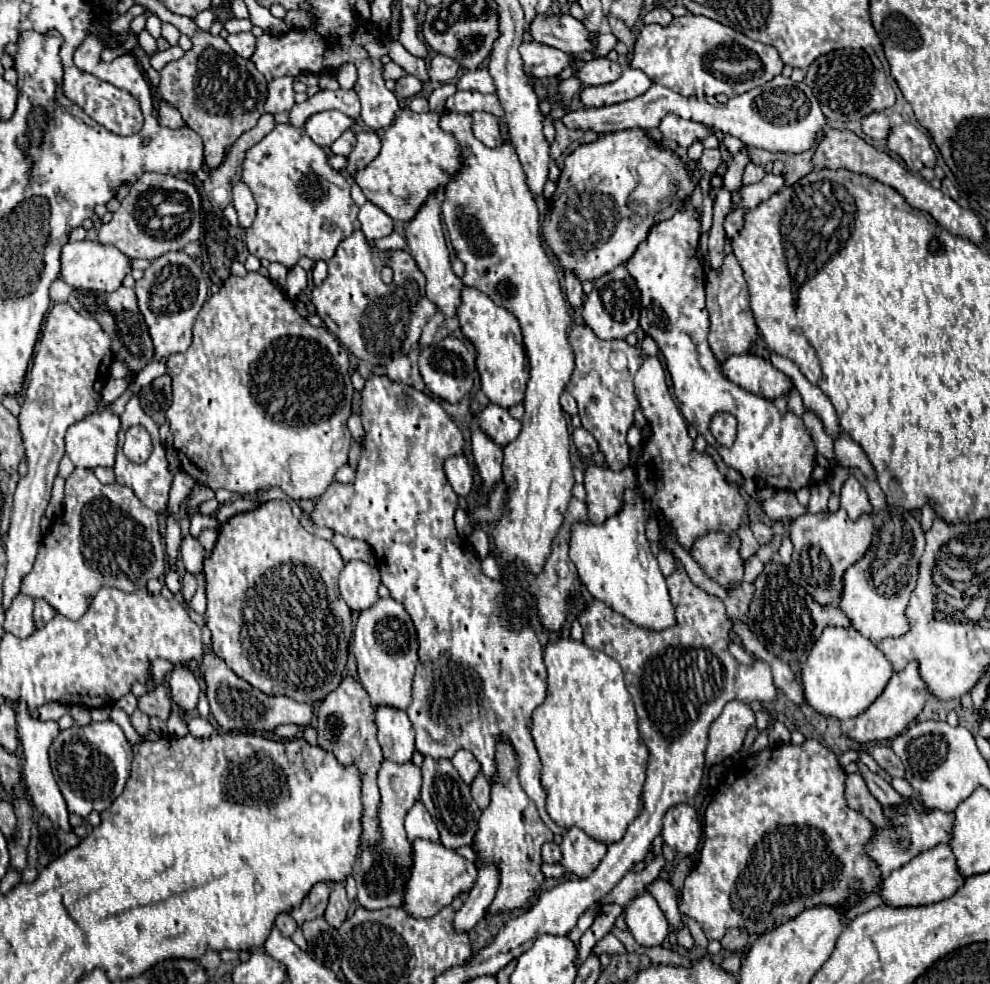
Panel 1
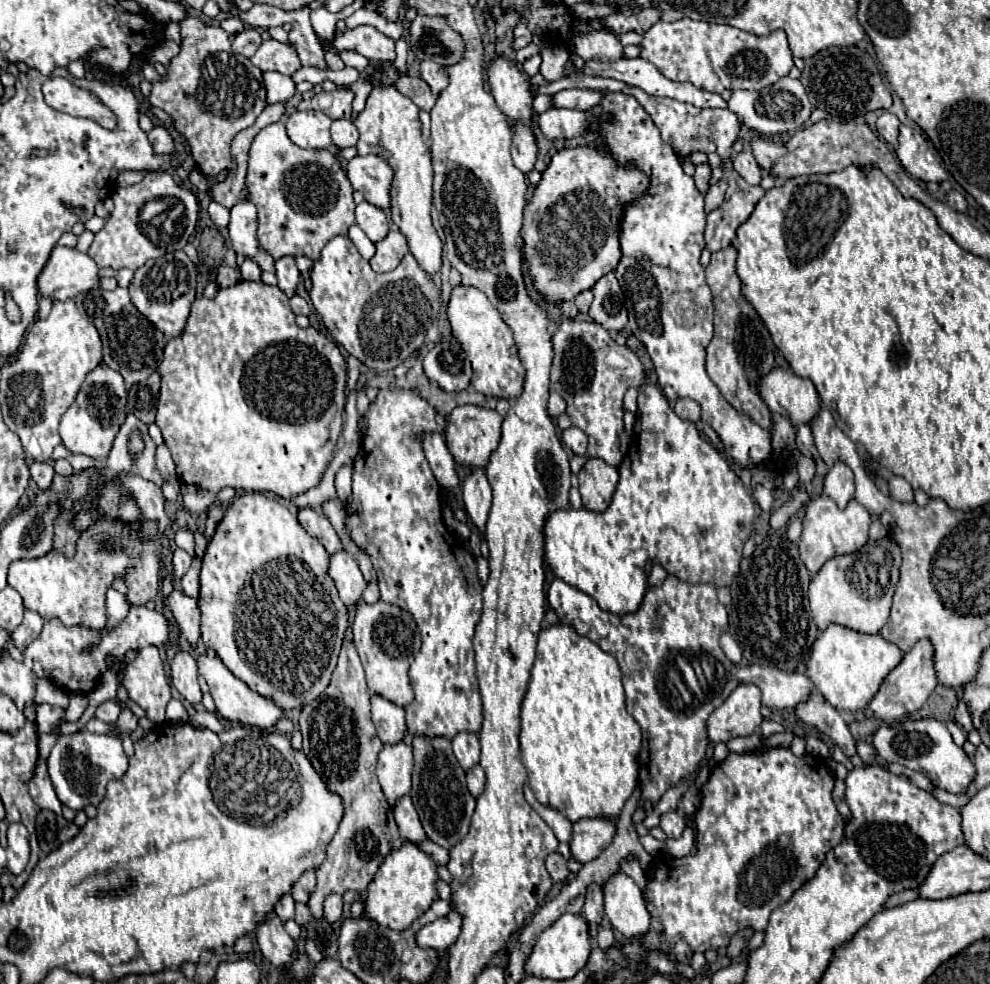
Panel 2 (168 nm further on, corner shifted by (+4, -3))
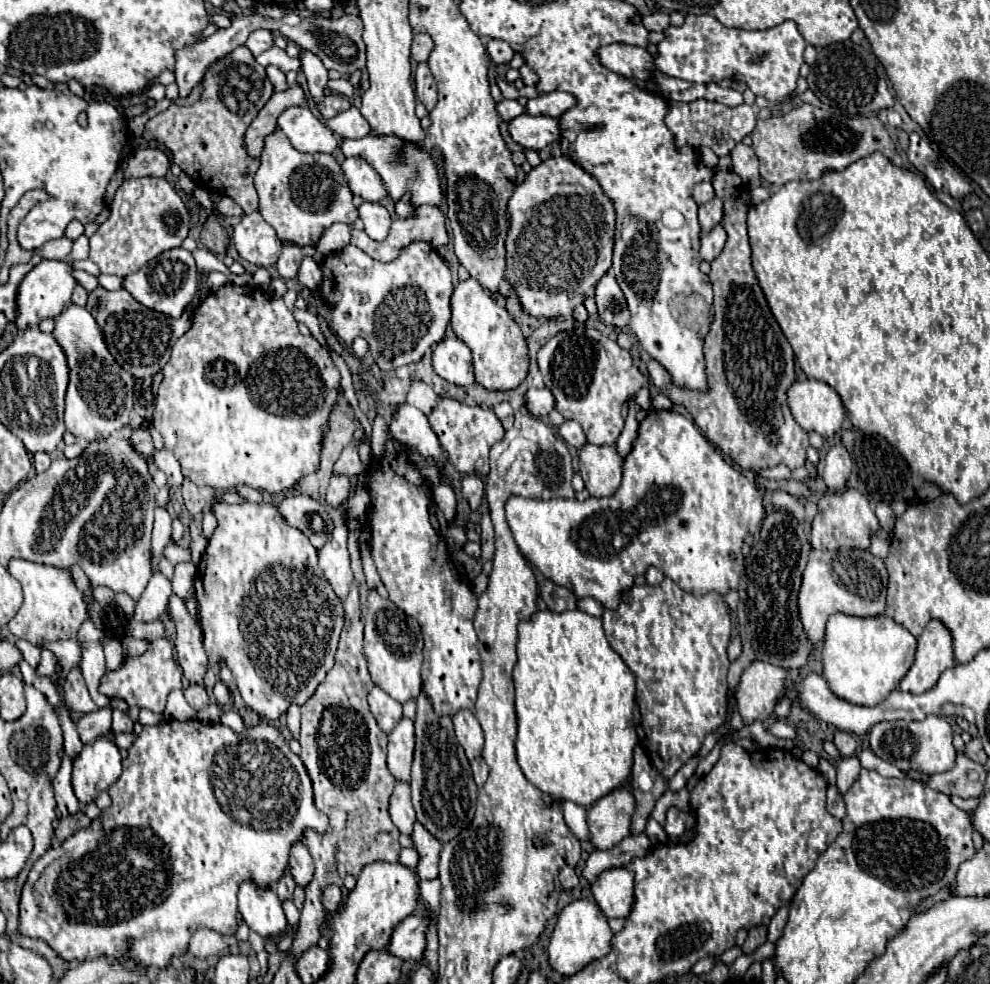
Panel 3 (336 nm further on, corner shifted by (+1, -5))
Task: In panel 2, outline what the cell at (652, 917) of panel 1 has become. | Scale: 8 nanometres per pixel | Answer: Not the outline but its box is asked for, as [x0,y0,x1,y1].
[602,873,650,939]

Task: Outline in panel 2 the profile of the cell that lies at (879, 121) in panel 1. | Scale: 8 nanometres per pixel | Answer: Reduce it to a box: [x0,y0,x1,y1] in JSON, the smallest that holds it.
[876,113,900,147]

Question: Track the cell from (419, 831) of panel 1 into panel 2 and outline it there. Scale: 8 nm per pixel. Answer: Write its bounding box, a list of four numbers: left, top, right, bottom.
[394,795,426,845]

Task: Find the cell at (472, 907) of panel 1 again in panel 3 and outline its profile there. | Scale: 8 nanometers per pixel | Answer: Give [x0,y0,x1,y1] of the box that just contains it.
[387,915,427,961]

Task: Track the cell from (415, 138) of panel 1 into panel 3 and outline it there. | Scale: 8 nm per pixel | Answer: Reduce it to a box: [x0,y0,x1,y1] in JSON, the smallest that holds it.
[341,157,387,203]

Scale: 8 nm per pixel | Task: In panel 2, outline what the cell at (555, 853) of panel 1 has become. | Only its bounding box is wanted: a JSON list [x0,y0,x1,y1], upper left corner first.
[546,853,570,883]

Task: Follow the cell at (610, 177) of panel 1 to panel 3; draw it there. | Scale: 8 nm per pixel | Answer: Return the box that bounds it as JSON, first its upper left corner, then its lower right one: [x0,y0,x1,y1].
[505,157,615,317]

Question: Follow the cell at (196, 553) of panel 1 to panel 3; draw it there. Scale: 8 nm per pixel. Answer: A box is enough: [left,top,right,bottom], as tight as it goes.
[173,563,197,599]

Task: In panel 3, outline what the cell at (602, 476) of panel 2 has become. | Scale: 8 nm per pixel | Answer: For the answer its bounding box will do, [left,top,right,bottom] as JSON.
[579,443,623,497]

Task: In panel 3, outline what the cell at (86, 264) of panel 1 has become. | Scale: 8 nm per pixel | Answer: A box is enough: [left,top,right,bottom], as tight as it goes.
[13,259,75,329]

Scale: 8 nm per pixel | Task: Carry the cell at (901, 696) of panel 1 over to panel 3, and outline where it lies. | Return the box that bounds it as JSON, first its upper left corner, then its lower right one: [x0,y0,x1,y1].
[899,619,957,693]

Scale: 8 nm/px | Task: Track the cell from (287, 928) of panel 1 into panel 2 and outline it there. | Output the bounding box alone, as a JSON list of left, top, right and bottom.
[274,895,294,923]

